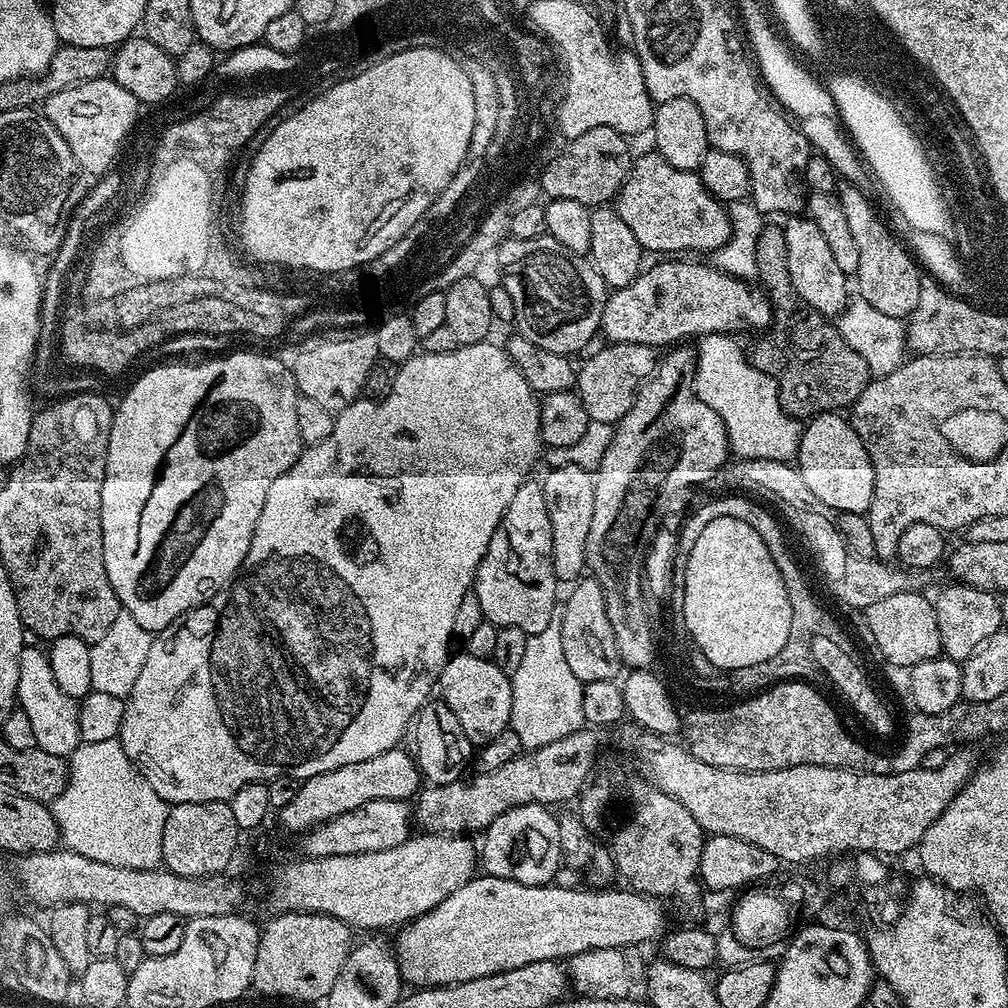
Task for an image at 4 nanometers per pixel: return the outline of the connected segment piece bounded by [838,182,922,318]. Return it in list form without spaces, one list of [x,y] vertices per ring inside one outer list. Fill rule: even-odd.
[[[844,182],[838,193],[846,222],[854,234],[854,243],[858,245],[858,270],[854,280],[860,283],[859,299],[870,302],[870,306],[874,306],[874,310],[882,310],[882,314],[908,318],[920,304],[921,269],[913,253],[901,241],[900,245],[892,237],[891,230],[880,221],[864,190],[851,182]]]

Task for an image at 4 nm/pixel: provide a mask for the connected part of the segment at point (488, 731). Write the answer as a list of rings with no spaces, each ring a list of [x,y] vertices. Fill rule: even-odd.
[[[449,655],[440,671],[438,696],[446,706],[450,706],[450,710],[454,710],[466,738],[470,738],[474,746],[483,746],[498,738],[498,734],[509,731],[512,723],[512,682],[509,673],[501,670],[491,659],[459,655]]]

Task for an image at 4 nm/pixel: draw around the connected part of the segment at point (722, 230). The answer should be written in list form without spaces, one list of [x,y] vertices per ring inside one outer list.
[[[655,150],[633,159],[614,207],[648,254],[712,254],[725,247],[733,236],[733,218],[729,209],[706,190],[699,175],[695,171],[676,169]]]

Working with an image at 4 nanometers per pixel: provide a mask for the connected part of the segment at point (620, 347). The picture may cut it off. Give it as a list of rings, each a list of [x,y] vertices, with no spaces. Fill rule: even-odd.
[[[608,342],[603,346],[605,348],[598,349],[584,365],[579,365],[574,391],[579,396],[582,406],[586,406],[586,414],[593,425],[615,426],[630,410],[637,390],[655,373],[658,367],[658,352],[645,344]]]

